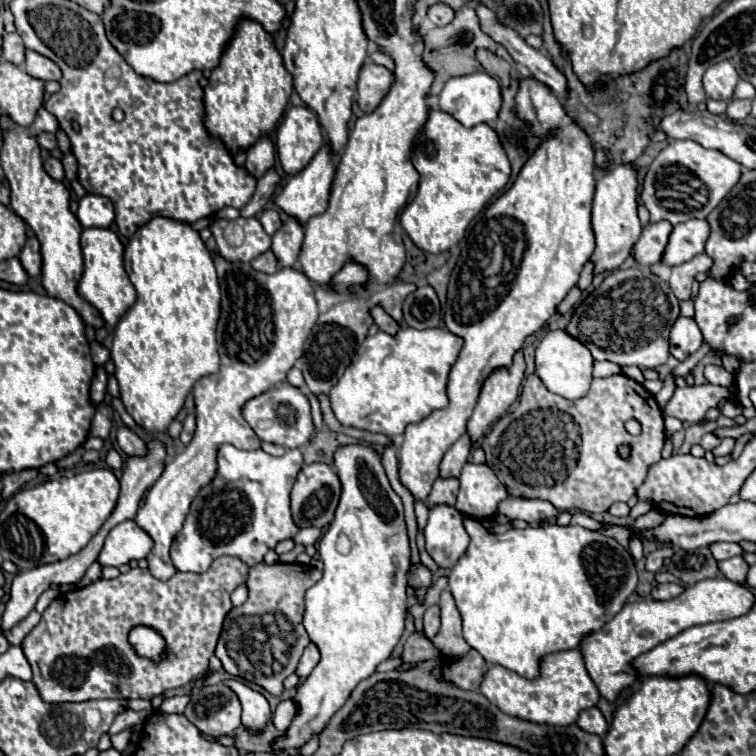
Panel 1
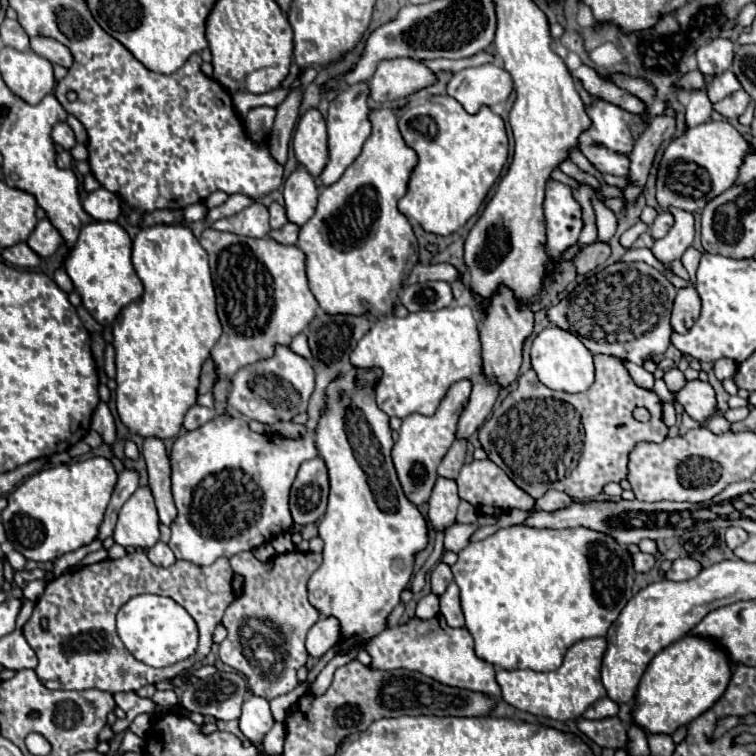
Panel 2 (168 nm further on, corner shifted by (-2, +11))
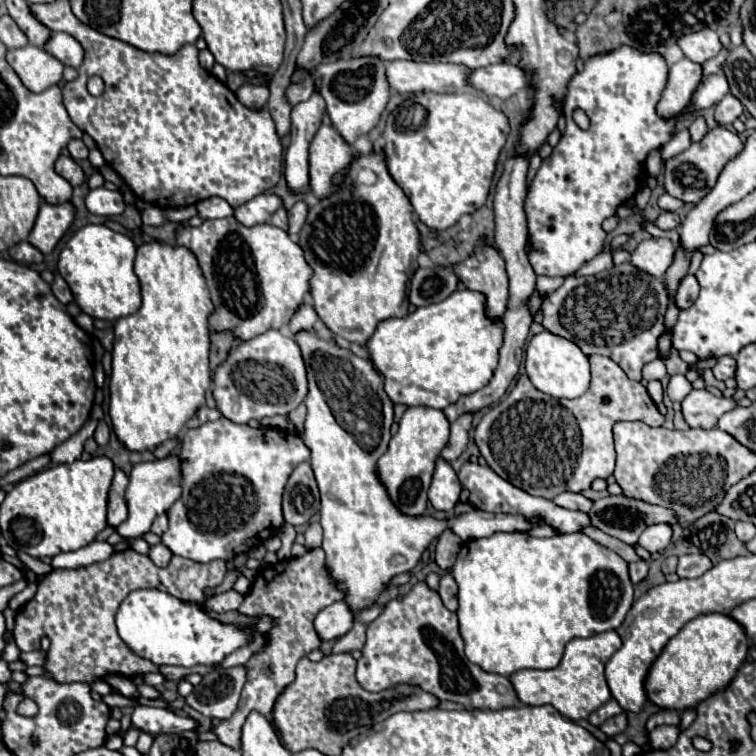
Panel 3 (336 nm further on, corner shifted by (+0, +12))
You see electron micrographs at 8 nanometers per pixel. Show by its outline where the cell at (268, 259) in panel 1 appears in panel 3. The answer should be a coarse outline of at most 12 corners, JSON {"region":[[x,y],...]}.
{"region":[[299,200],[289,210],[289,234],[299,234],[307,204]]}

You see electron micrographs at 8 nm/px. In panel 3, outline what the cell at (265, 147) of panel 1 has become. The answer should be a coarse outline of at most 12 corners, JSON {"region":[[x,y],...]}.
{"region":[[245,84],[235,94],[243,106],[263,110],[267,86]]}

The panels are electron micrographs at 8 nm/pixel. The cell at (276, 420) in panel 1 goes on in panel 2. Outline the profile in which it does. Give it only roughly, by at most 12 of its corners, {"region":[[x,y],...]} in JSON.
{"region":[[287,345],[231,377],[227,405],[273,425],[307,409],[309,361]]}

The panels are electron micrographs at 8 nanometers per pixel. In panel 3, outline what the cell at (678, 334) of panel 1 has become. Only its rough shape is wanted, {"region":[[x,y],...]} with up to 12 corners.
{"region":[[685,276],[677,288],[679,310],[697,300],[699,284],[695,276]]}

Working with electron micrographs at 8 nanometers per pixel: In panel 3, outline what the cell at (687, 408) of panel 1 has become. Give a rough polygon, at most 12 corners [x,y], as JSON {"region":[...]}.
{"region":[[691,390],[681,404],[691,428],[713,428],[733,398]]}

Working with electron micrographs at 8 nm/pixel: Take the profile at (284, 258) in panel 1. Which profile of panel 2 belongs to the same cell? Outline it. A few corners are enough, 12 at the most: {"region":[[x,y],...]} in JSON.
{"region":[[299,165],[285,181],[287,219],[303,225],[317,205],[315,179]]}

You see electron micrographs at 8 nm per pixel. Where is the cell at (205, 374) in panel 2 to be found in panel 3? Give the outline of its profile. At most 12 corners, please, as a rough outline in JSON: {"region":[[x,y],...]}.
{"region":[[211,332],[211,370],[237,342],[229,332]]}

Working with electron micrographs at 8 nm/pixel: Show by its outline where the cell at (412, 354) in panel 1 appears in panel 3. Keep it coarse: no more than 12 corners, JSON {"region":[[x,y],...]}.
{"region":[[457,290],[379,322],[393,404],[443,410],[497,368],[503,326]]}

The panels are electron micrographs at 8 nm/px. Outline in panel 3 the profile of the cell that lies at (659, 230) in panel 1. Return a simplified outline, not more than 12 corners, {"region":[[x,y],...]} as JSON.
{"region":[[661,212],[655,226],[661,230],[673,230],[679,226],[675,212]]}

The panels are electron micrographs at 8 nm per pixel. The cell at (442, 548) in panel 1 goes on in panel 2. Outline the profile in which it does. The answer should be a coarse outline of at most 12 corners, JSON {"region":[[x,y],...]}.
{"region":[[439,477],[429,499],[437,531],[455,523],[459,495],[455,479]]}

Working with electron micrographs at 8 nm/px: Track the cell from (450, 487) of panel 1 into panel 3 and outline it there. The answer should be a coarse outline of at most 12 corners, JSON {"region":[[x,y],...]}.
{"region":[[471,414],[451,424],[451,438],[441,458],[455,462],[467,448]]}

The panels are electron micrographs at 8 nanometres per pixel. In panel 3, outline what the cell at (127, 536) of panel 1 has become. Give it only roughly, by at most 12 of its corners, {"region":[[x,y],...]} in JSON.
{"region":[[179,458],[141,462],[117,532],[141,538],[181,496]]}

